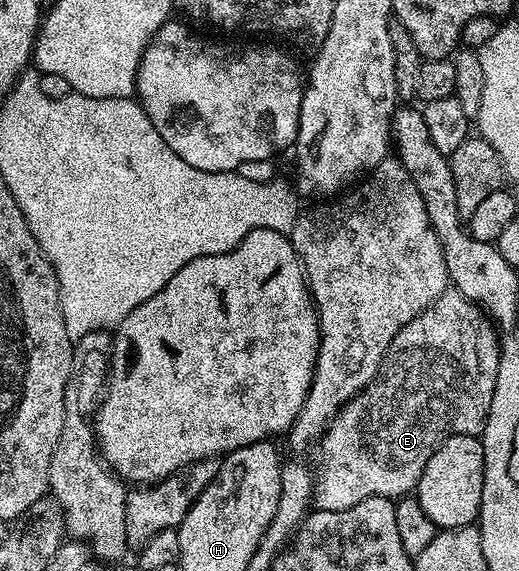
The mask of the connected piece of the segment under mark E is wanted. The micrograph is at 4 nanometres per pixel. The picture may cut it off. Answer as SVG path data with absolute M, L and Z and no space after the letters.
M445 291L429 309L398 331L384 357L382 376L365 387L336 414L319 442L320 466L314 469L314 505L326 511L346 511L362 499L399 499L411 494L430 455L456 433L480 435L488 422L494 383L500 366L500 337L485 310L455 291Z

